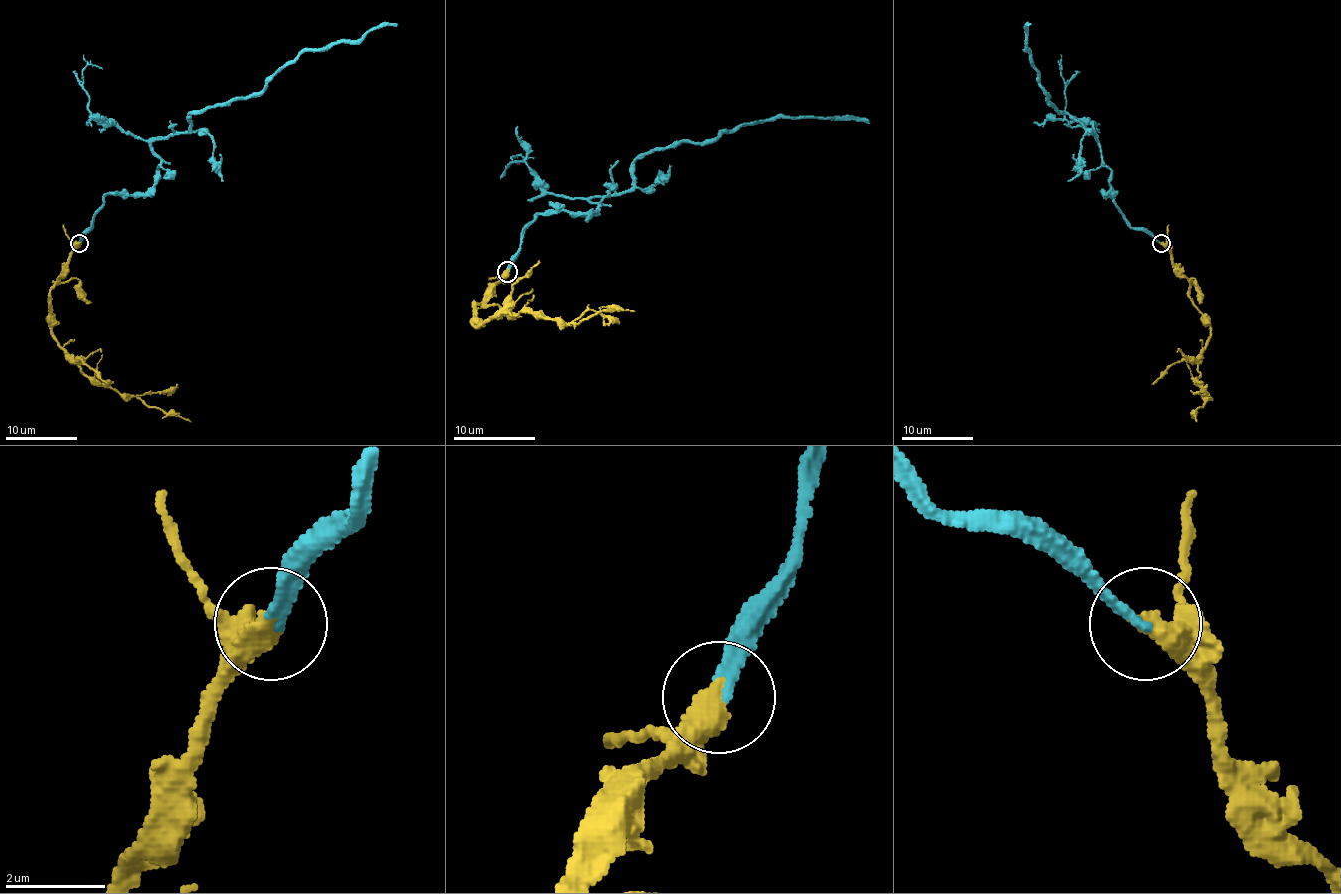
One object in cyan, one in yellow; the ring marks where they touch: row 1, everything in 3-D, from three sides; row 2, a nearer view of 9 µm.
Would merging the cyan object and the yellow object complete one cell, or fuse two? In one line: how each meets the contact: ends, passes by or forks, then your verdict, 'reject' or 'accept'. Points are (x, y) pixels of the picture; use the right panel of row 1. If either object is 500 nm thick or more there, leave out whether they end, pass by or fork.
accept

